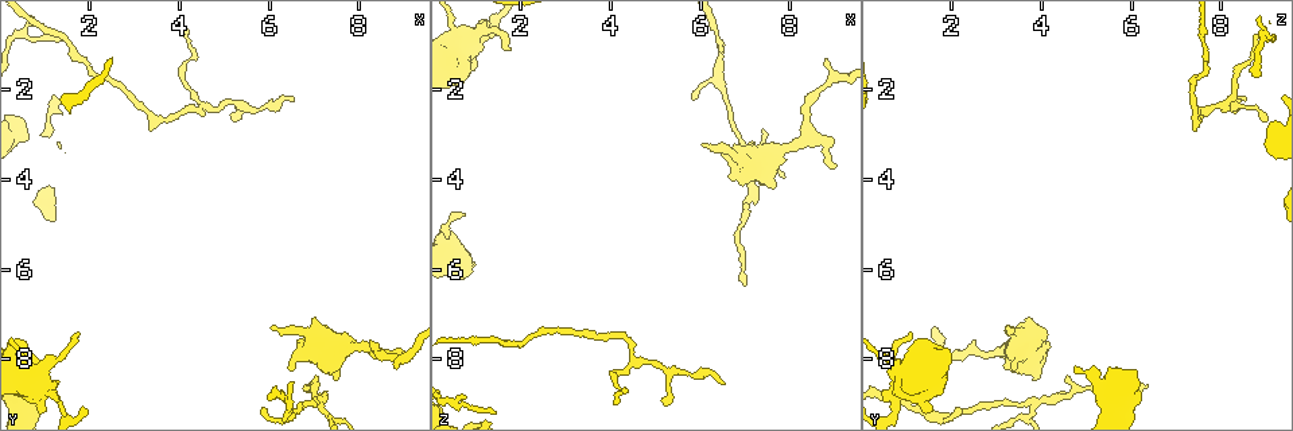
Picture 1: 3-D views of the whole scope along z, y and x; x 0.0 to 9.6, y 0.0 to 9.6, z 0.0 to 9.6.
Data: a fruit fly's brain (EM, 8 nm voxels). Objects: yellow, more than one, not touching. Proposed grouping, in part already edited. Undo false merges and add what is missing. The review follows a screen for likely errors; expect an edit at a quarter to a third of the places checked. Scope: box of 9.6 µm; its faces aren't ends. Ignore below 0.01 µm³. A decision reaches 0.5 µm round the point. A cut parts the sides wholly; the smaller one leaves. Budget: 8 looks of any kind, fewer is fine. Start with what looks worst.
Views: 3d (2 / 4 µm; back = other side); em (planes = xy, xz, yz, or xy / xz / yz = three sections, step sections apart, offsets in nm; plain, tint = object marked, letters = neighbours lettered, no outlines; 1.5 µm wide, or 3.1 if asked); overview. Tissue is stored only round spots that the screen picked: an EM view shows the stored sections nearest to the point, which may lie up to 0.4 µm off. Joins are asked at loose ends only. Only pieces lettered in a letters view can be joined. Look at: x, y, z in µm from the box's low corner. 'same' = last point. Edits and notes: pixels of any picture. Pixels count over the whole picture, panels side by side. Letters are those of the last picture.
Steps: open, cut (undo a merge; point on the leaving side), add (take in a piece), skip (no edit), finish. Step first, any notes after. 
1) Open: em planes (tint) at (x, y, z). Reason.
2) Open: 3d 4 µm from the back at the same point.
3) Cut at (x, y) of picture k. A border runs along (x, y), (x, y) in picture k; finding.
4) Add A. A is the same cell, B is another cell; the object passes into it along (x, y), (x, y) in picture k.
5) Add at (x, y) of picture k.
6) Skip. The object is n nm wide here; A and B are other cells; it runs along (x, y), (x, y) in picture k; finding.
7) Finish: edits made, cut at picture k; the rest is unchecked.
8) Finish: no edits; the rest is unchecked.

Open: 3d 4 µm from the back at (6.10, 7.35, 3.30). Free end.

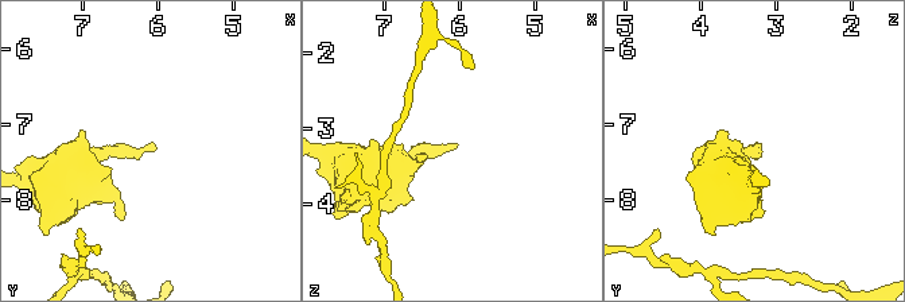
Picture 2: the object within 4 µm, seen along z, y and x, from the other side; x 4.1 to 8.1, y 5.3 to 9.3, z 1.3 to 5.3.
Open: em yz step 8 (letters) at (6.05, 7.30, 3.30). Need the tissue.

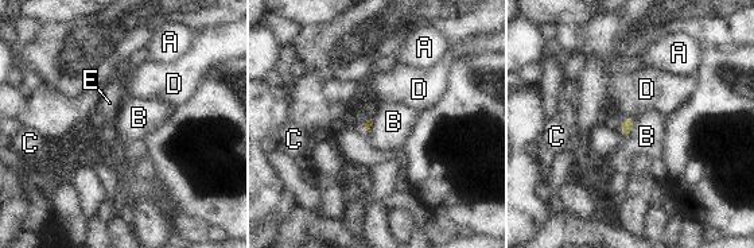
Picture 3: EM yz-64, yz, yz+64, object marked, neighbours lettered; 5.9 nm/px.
Open: em xz step 4 (letters) at the same point.

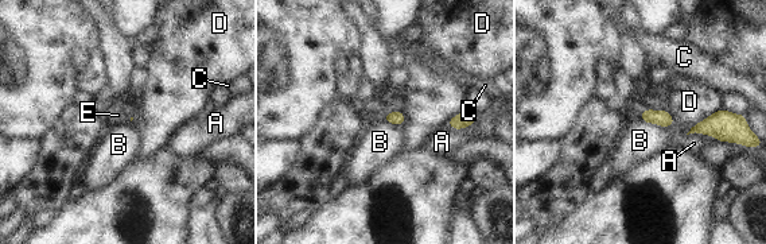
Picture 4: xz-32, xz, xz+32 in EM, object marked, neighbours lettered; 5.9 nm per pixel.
Skip. A, B, C, D and E are other cells; a border runs along (640, 117), (665, 128) in picture 4; no lettered piece goes on from it.

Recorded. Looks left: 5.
Open: 3d 2 µm from the back at (0.70, 8.20, 4.85). Free end.

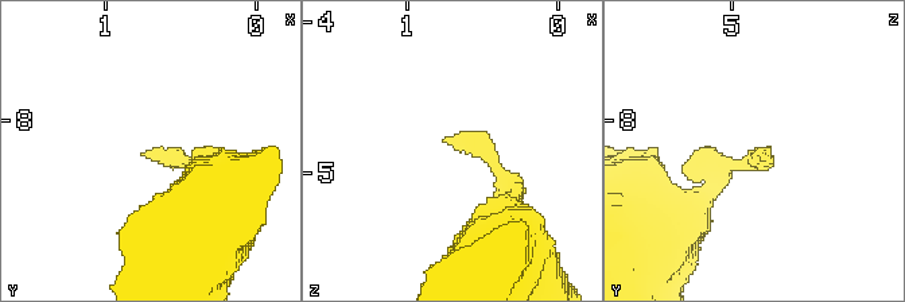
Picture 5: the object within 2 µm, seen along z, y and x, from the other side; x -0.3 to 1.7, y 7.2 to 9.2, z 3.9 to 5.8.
Open: em planes (tint) at (0.74, 8.22, 4.80). Need the tissue.

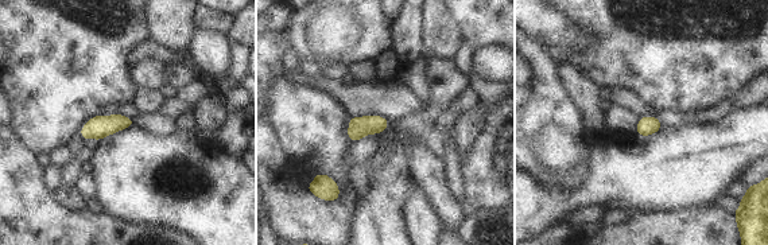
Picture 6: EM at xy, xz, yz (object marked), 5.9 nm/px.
Open: em planes (letters) at the same point.

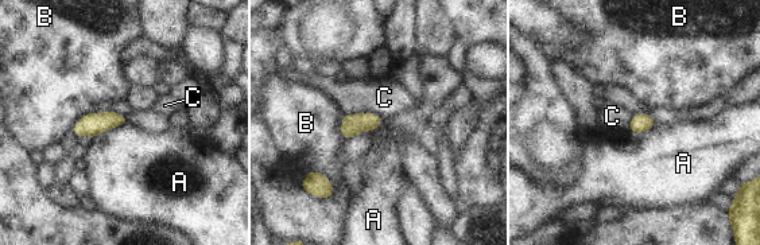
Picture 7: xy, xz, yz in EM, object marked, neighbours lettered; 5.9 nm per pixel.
Skip. The longest contact is with A, 260 nm; A, B and C are other cells; a border runs along (130, 120), (100, 132), (93, 139) in picture 7; no lettered piece goes on from it.

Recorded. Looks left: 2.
Open: em xy step 8 (letters) at (4.10, 0.65, 8.95). Tapers out.

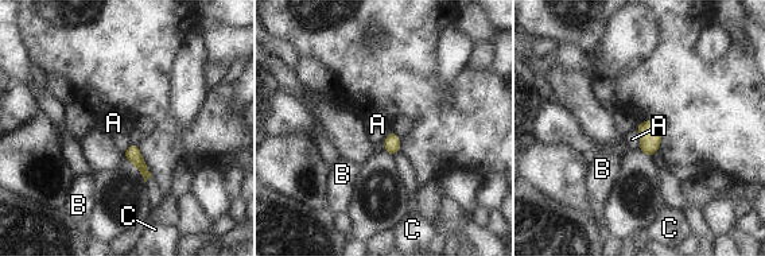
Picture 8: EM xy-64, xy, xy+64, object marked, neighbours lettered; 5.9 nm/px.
Skip. A, B and C are other cells; a border runs along (648, 119), (637, 125), (639, 150) in picture 8; no lettered piece goes on from it.

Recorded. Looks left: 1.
Finish: no edits; the rest is unchecked.

